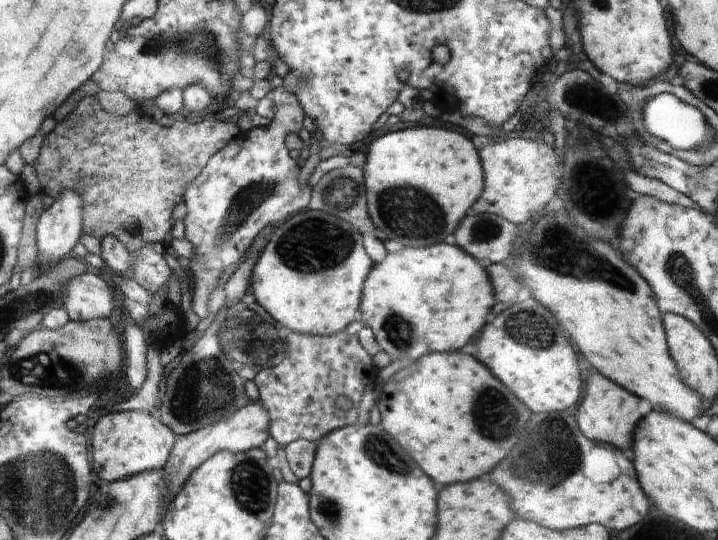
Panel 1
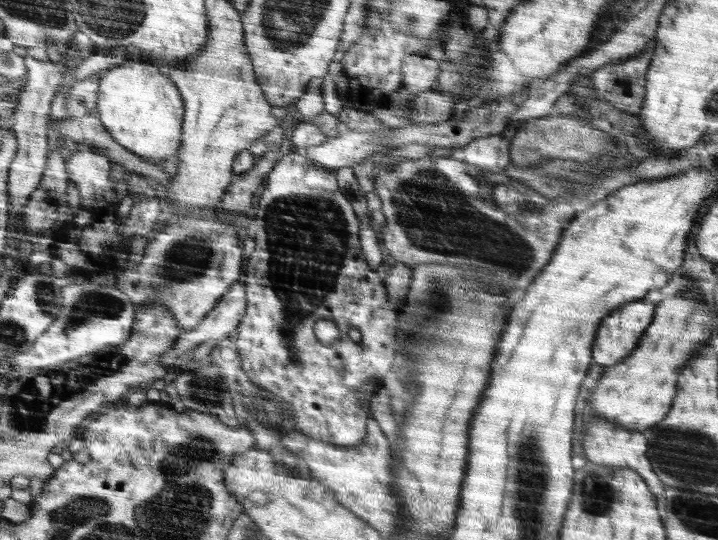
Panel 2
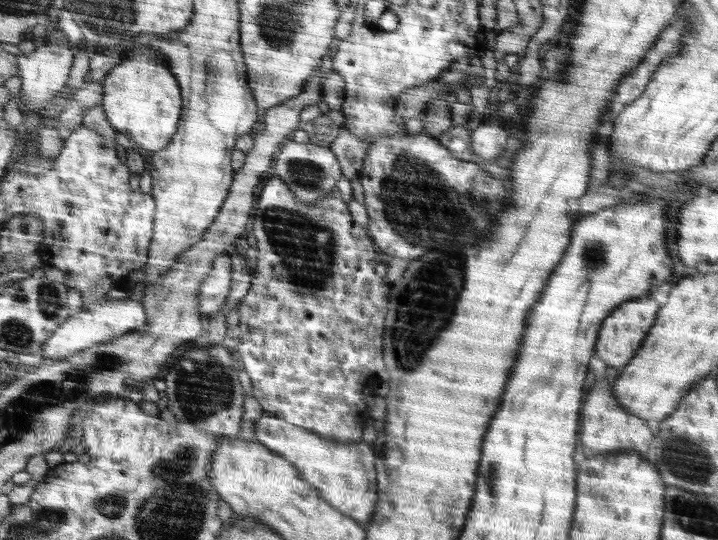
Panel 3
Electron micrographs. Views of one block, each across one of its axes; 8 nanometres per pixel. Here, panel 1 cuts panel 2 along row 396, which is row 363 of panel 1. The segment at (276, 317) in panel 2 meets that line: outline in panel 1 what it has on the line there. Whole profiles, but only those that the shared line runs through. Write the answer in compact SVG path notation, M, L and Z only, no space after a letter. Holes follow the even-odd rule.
M292 331L287 339L289 355L280 364L262 369L252 380L258 387L260 400L271 416L271 437L283 448L298 439L316 443L334 429L342 429L358 422L358 406L365 395L364 389L369 382L374 382L379 376L379 370L374 366L373 358L370 358L370 354L366 354L367 349L359 341L358 336L346 331L330 336ZM342 395L352 400L354 406L352 409L344 411L336 406L336 398Z

